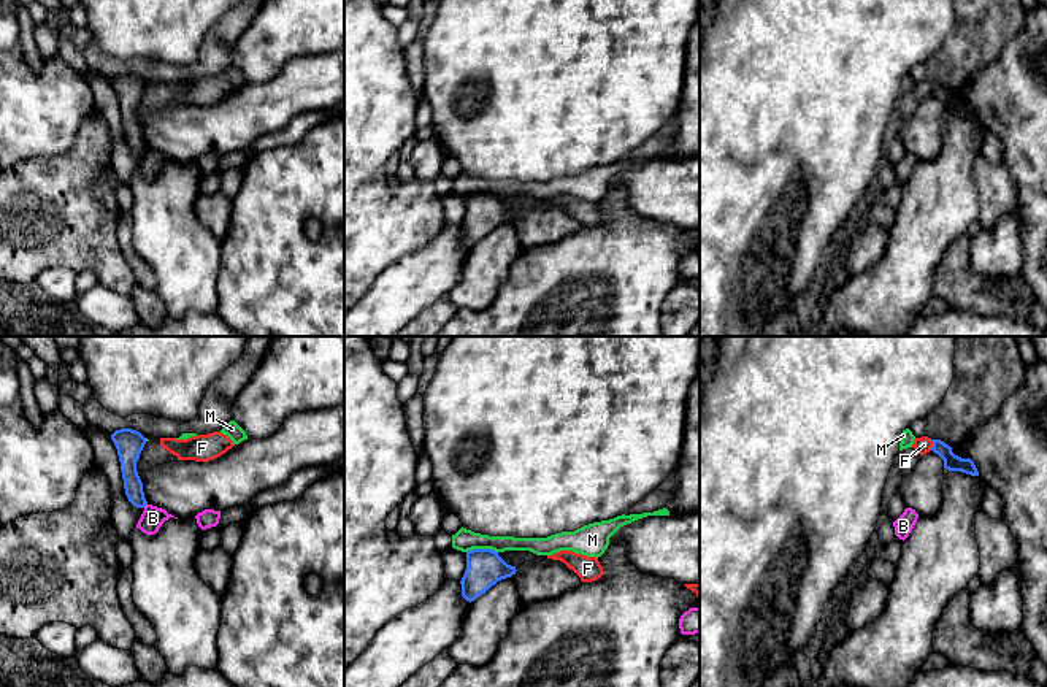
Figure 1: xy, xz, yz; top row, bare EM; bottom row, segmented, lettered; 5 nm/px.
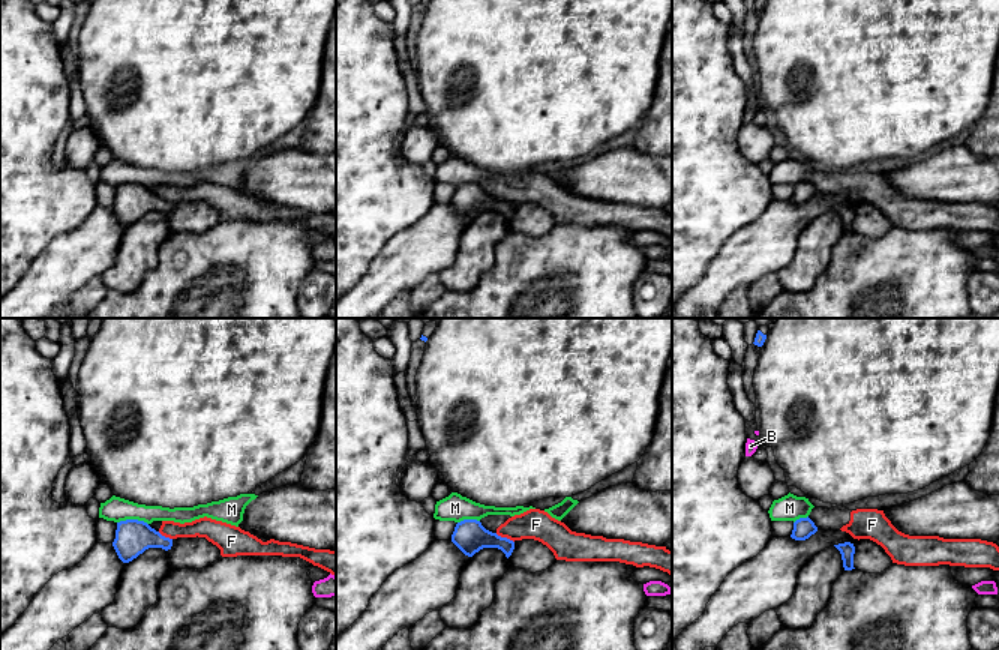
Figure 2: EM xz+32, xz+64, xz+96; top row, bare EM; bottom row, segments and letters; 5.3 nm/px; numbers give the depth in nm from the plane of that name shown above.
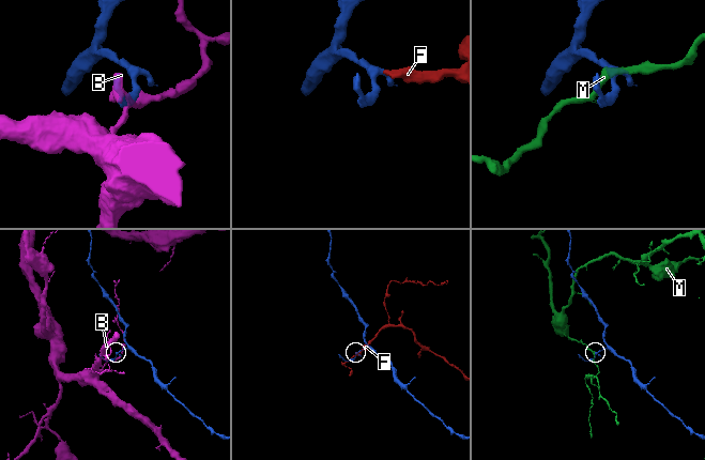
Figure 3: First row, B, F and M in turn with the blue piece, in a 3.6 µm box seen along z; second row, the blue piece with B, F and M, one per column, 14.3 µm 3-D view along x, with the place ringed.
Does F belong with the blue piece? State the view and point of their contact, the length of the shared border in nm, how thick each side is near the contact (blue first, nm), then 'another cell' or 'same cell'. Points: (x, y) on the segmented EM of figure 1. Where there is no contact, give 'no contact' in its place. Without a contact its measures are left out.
contact yz (933, 445); length 60 nm; calibres 90 and 90 nm; another cell

